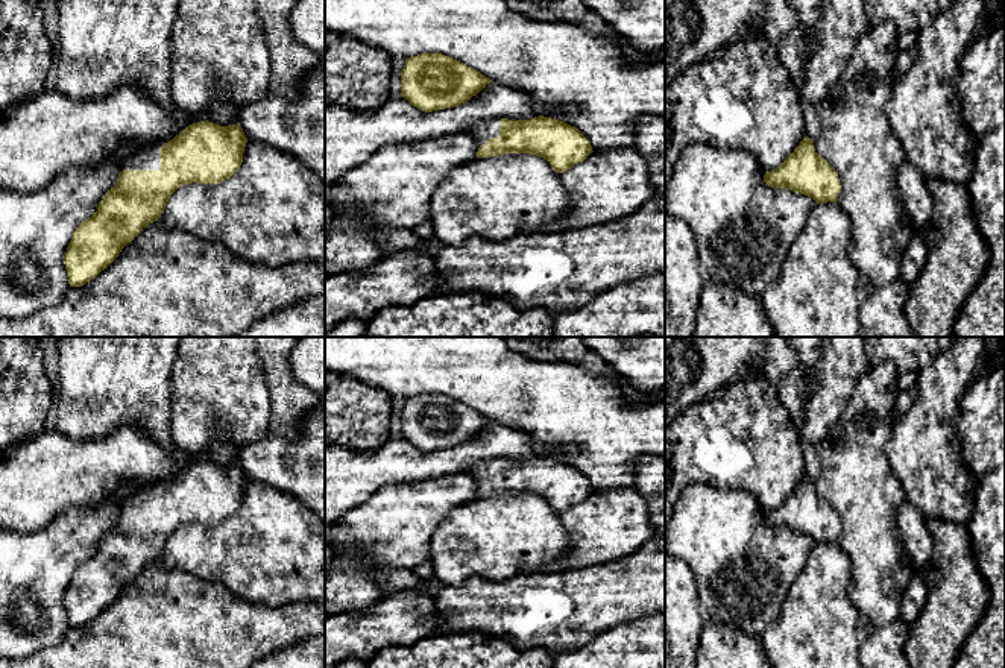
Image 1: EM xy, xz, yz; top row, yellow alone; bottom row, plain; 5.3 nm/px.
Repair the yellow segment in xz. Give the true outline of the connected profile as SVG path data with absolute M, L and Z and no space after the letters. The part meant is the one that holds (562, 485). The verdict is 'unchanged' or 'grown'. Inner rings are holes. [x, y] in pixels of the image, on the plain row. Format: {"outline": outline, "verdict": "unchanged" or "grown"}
{"outline": "M543 455L530 460L492 458L465 472L478 483L477 498L528 493L547 499L557 513L583 503L594 492L575 466Z", "verdict": "grown"}

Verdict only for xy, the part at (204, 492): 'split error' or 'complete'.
split error

